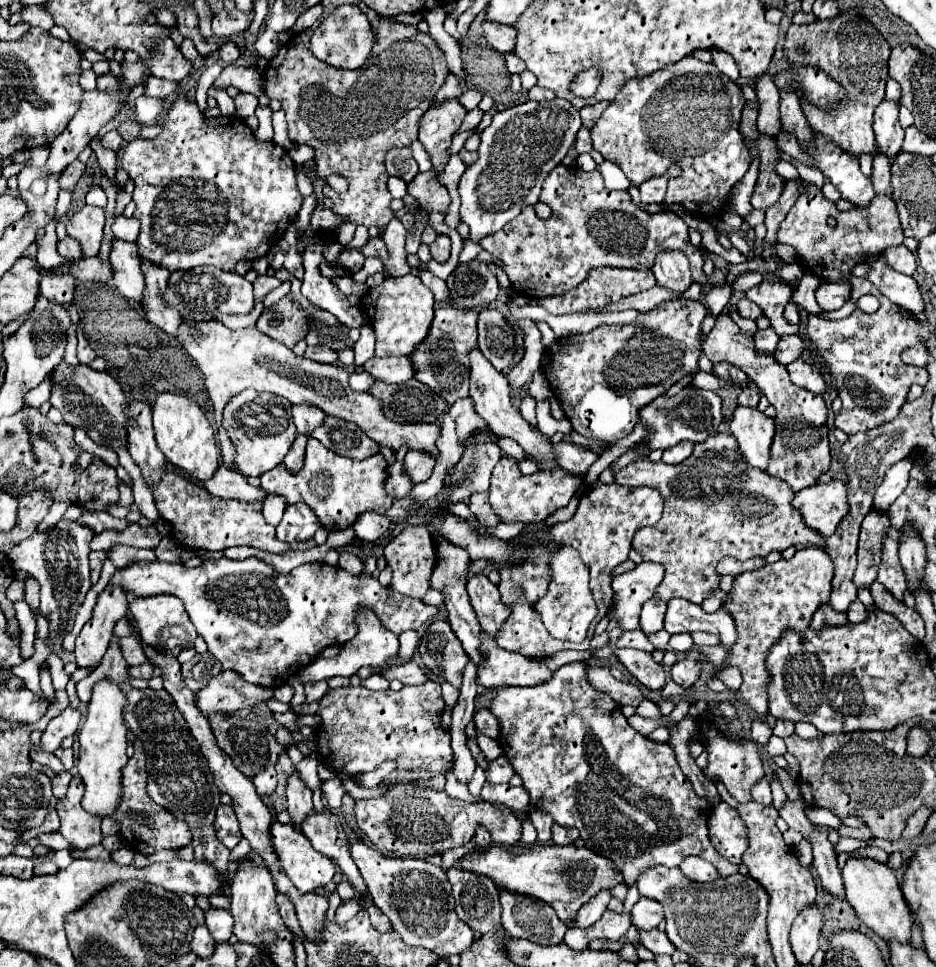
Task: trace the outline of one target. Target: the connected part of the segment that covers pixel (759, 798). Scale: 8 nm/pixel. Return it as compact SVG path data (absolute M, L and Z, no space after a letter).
M763 777L759 783L753 785L751 795L753 795L753 799L755 799L757 803L761 803L761 805L771 805L771 803L773 803L773 797L771 797L771 789L769 789L767 777Z

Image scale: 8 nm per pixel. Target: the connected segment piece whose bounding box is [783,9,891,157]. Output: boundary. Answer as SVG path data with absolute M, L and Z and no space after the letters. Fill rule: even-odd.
M849 9L833 17L833 21L815 21L809 25L793 25L787 29L783 43L783 57L791 63L791 69L799 69L803 65L819 67L829 77L839 81L845 89L843 101L835 105L835 109L819 109L817 105L801 105L801 111L811 125L813 131L829 135L837 145L853 153L855 157L863 153L875 155L875 137L873 137L873 111L885 99L885 79L887 79L887 59L889 59L889 43L883 35L871 25L867 17L863 17L857 9ZM797 45L807 45L809 53L797 53Z

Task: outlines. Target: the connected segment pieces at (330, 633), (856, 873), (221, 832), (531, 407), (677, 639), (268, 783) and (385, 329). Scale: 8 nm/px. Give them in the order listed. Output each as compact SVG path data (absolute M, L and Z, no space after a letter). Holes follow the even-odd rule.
M249 557L245 561L231 561L231 559L217 559L217 561L205 561L203 565L195 569L187 569L181 563L133 563L125 569L117 569L111 583L121 583L125 591L131 591L135 597L149 597L149 595L177 595L185 611L189 613L191 623L195 625L197 633L205 639L209 653L213 653L223 669L231 669L239 673L245 681L261 687L279 687L287 683L287 679L297 673L301 667L309 665L325 647L331 645L343 645L349 639L355 637L355 611L359 607L369 607L375 615L379 615L379 621L385 629L389 629L395 635L401 635L409 629L419 629L427 621L433 621L437 617L437 607L425 605L421 599L411 599L401 593L397 593L391 587L379 585L379 581L371 575L351 575L341 567L329 567L325 563L307 563L301 567L295 567L287 575L275 573L271 565L257 557ZM275 581L277 589L283 597L275 599Z
M849 857L845 867L841 869L843 885L845 885L845 897L855 909L857 917L873 929L881 939L897 939L901 943L909 941L911 937L911 911L903 899L903 893L899 889L899 883L895 879L895 871L889 869L887 863L879 863L869 857Z
M219 805L215 817L215 835L227 849L233 849L241 841L241 829L233 807Z
M533 397L521 399L521 415L527 421L531 421L531 425L537 425L537 421L535 421L535 399Z
M682 633L672 635L668 644L670 644L670 648L672 648L674 651L687 653L691 652L691 648L693 646L693 639L690 634Z
M275 767L271 769L263 769L263 773L257 773L253 777L253 785L257 787L259 795L271 795L277 787L277 775L275 775Z
M387 277L381 285L367 291L365 309L371 311L371 327L377 335L377 357L411 355L429 333L435 299L433 293L419 281L419 277Z

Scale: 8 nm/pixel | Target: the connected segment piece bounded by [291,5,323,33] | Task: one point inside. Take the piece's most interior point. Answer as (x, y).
(305, 20)

